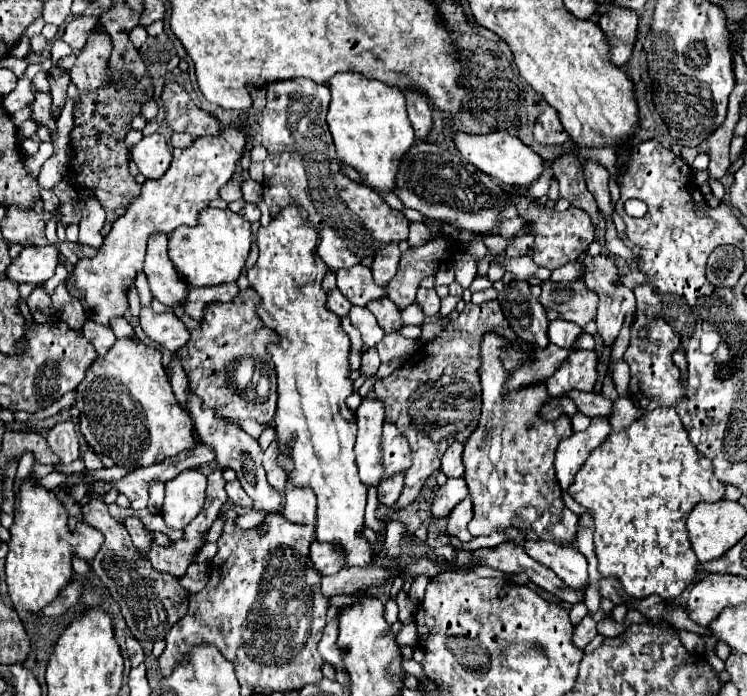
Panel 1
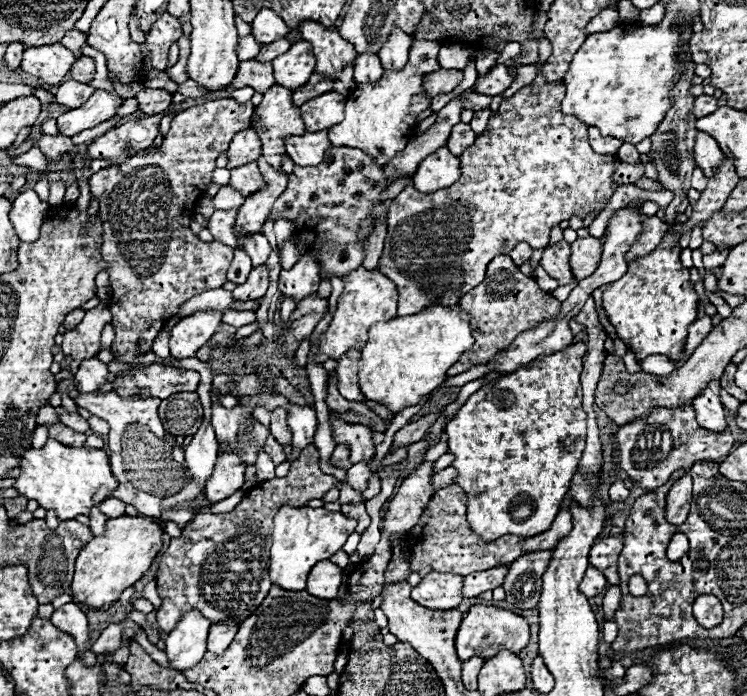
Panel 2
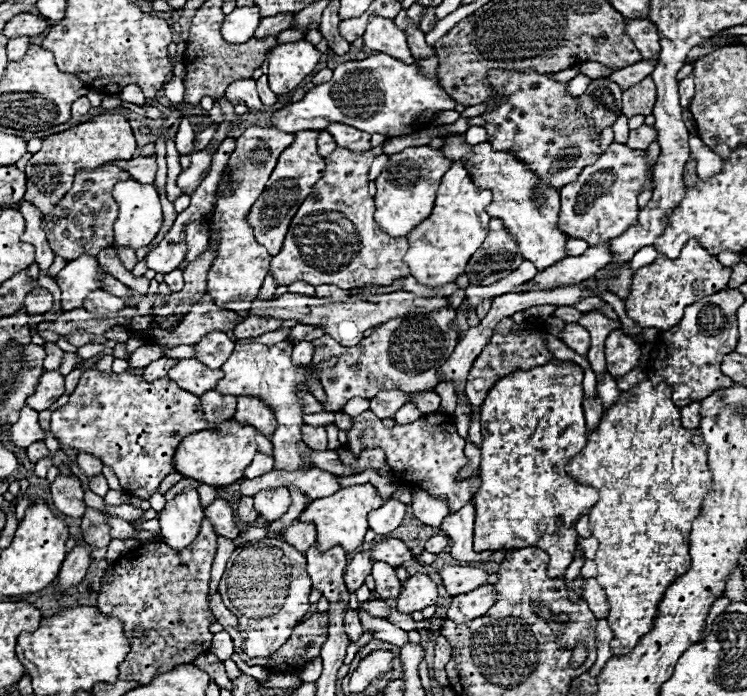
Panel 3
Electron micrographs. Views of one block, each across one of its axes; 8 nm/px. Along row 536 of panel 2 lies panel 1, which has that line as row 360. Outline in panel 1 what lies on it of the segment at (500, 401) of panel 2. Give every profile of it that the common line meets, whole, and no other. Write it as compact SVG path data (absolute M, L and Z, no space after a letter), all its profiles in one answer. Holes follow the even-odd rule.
M488 332L482 340L482 418L478 428L466 442L464 448L464 480L468 484L470 500L474 504L474 518L468 524L472 536L488 536L494 530L506 530L516 526L526 532L526 538L532 540L552 540L556 544L570 544L576 538L578 516L568 510L562 502L562 490L558 486L554 474L554 454L560 440L572 434L572 424L568 416L560 416L556 422L546 422L538 418L540 406L548 400L548 392L544 384L534 384L522 388L516 394L502 394L502 386L506 382L506 372L498 354L506 346L502 336ZM532 422L532 428L526 424ZM502 424L502 456L498 462L490 462L488 450L494 428ZM496 472L502 490L498 496L492 496L486 488L490 474Z

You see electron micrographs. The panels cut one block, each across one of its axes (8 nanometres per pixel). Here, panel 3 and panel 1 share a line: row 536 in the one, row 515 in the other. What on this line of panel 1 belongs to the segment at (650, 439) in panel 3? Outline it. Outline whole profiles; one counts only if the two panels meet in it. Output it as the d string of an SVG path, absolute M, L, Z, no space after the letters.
M656 408L656 410L652 410L652 412L642 414L642 416L640 416L636 422L632 422L628 428L624 428L624 430L620 430L620 432L612 432L610 438L606 438L606 442L604 442L602 446L594 448L592 454L590 454L590 458L588 458L588 460L584 462L584 466L578 470L574 484L568 488L568 494L570 494L578 504L582 504L582 506L586 506L586 508L590 508L590 510L594 512L594 528L596 528L596 530L594 530L594 546L596 546L596 556L598 556L598 562L600 562L600 564L598 564L600 574L602 574L602 576L616 576L616 578L622 582L626 594L632 596L632 598L642 600L642 598L646 598L646 596L658 594L658 596L662 596L664 600L674 600L674 598L678 598L678 596L684 592L684 588L694 580L696 566L698 566L698 560L694 558L694 550L692 550L692 544L690 544L690 538L688 538L688 530L686 530L686 518L688 518L688 514L692 512L692 508L694 508L698 502L718 502L718 500L722 500L722 498L724 498L724 490L726 490L726 486L714 476L712 462L710 462L706 456L698 454L698 450L696 450L694 444L690 442L688 432L684 430L682 420L678 418L678 412L676 412L674 408Z

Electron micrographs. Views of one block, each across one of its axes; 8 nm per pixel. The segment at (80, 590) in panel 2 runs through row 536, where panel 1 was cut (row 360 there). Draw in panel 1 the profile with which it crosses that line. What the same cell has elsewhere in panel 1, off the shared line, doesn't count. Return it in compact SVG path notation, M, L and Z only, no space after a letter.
M130 338L116 340L114 346L86 370L84 380L76 388L76 402L82 436L96 454L110 456L118 466L152 466L196 446L192 416L180 408L172 394L168 374L162 366L162 352L144 342L134 342Z

